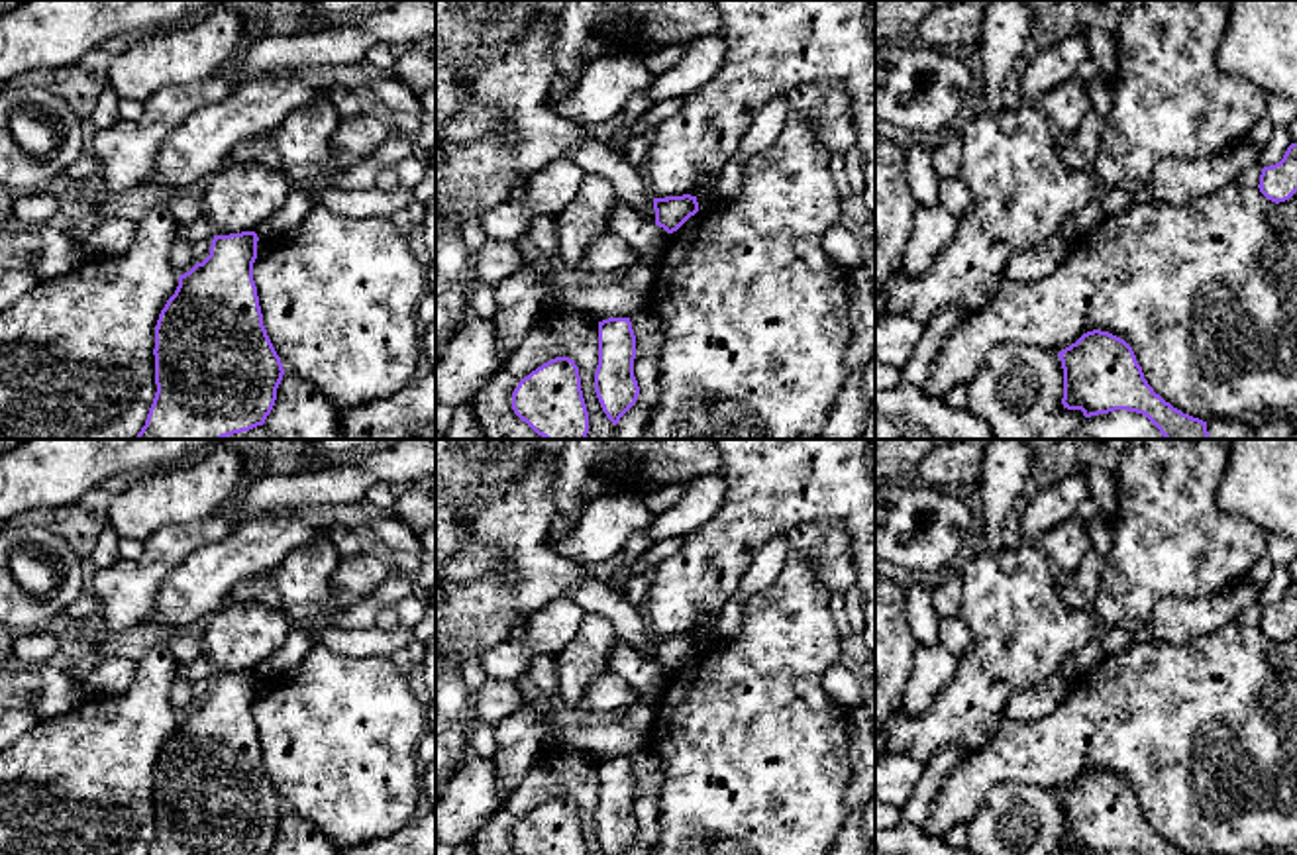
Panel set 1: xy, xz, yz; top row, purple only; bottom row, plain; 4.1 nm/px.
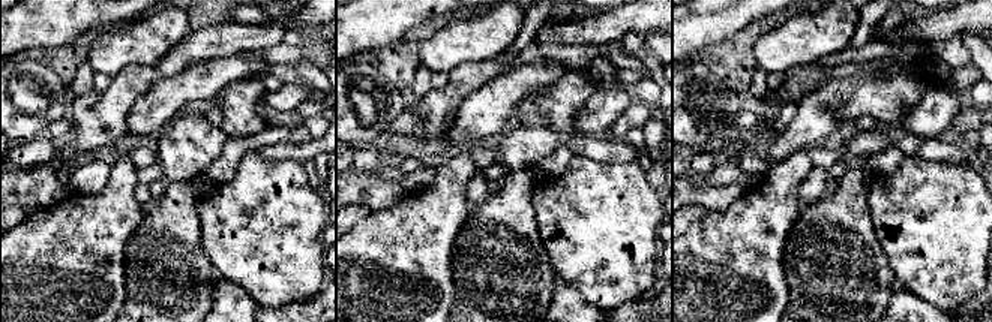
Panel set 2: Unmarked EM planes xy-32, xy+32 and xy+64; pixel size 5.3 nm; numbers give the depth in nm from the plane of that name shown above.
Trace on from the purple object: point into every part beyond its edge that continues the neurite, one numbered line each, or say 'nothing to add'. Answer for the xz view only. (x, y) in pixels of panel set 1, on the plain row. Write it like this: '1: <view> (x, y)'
nothing to add

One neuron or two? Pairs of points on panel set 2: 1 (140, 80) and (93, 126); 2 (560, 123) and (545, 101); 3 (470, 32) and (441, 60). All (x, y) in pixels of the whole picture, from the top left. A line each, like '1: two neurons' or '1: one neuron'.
1: one neuron
2: one neuron
3: one neuron

